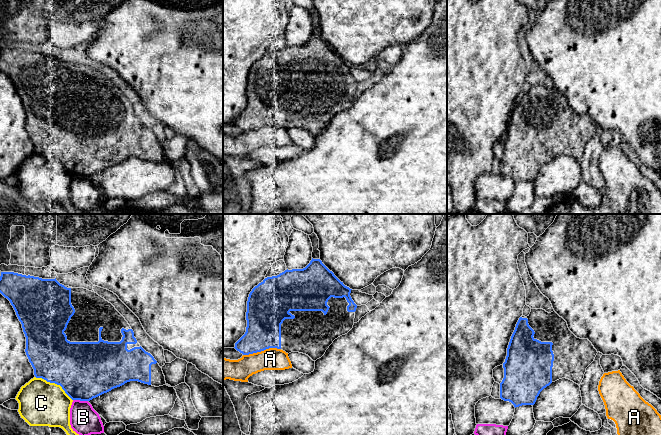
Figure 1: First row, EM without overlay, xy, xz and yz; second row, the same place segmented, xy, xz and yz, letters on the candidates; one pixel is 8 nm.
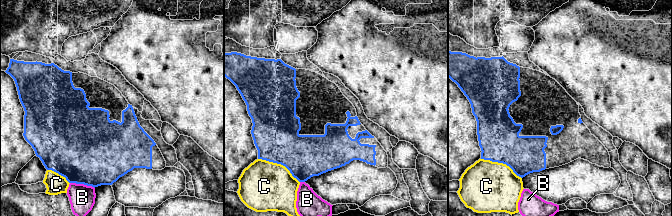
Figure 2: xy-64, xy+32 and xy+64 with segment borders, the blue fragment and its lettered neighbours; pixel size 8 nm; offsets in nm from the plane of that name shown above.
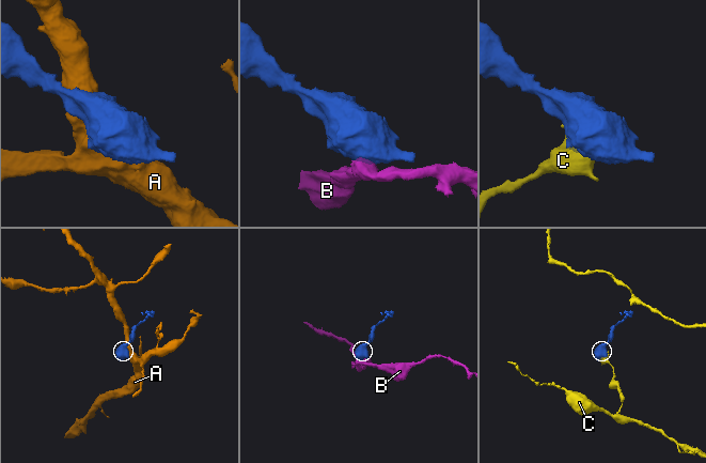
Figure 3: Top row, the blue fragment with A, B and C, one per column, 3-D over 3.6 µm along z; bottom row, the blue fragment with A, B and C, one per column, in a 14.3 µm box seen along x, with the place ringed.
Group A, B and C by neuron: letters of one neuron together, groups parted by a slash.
A / B / C

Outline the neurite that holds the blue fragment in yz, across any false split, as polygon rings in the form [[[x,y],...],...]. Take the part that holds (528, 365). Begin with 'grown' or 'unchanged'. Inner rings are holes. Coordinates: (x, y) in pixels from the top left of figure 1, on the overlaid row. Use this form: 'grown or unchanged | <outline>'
grown | [[[531,309],[530,314],[521,316],[511,336],[505,362],[504,378],[500,383],[500,398],[511,402],[514,407],[534,405],[540,392],[552,382],[566,378],[580,385],[586,368],[594,361],[597,350],[588,339],[577,338],[568,328],[567,322],[555,311],[548,313],[543,309]]]

